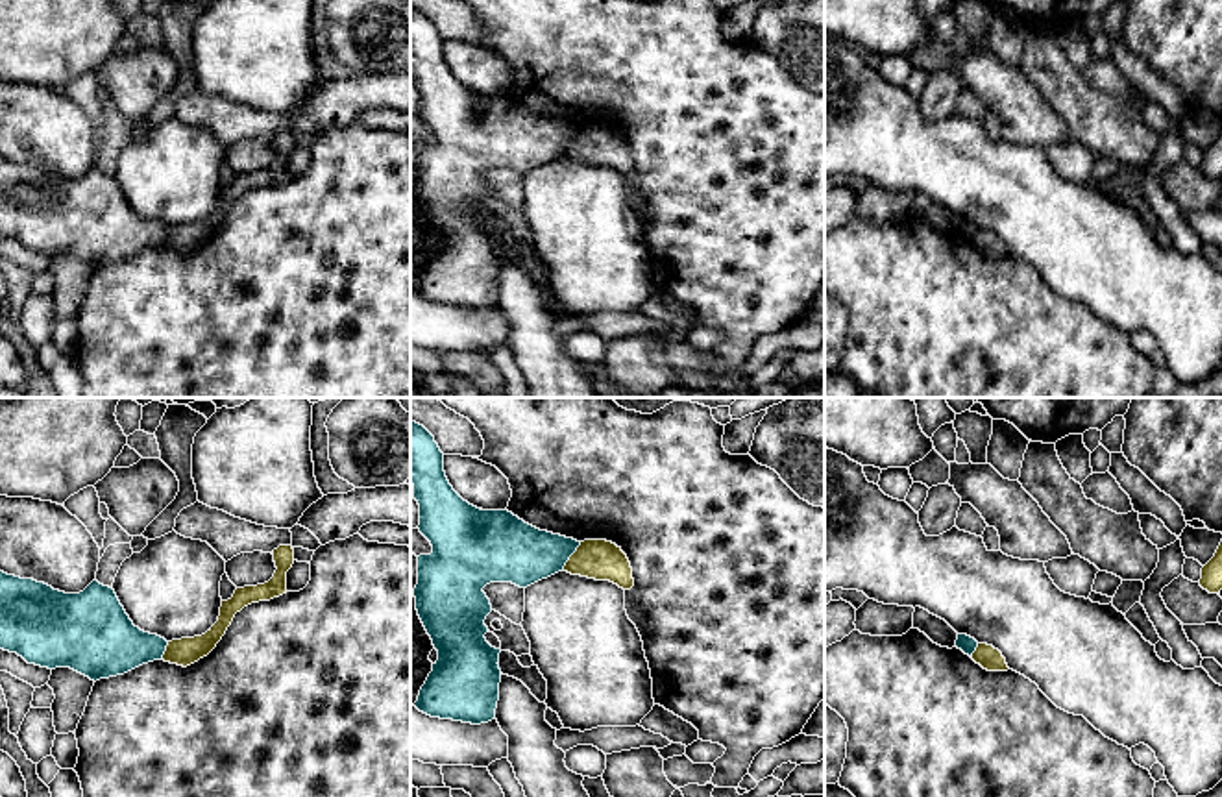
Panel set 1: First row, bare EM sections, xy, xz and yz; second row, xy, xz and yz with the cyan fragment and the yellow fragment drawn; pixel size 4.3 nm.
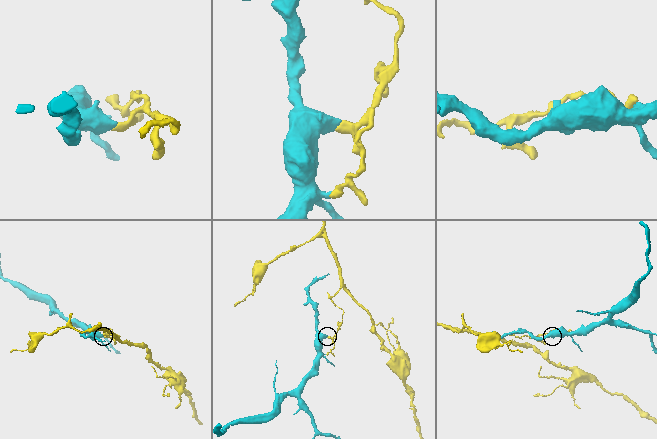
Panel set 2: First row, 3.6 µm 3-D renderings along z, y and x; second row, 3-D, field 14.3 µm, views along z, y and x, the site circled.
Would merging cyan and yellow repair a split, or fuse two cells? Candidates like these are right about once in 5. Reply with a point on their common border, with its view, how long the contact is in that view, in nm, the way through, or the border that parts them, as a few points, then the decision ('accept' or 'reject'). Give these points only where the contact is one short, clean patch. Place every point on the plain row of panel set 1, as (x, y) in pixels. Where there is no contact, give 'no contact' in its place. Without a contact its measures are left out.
xz (572, 139) | 150 nm | along xz (581, 128), (562, 154) | reject

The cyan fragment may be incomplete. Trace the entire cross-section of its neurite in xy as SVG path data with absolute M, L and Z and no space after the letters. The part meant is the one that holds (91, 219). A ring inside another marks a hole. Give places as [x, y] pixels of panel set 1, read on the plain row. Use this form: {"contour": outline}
{"contour": "M0 157L0 235L41 253L70 253L91 266L124 261L161 246L168 227L133 211L113 174L92 166L79 179L65 179L33 165Z"}

